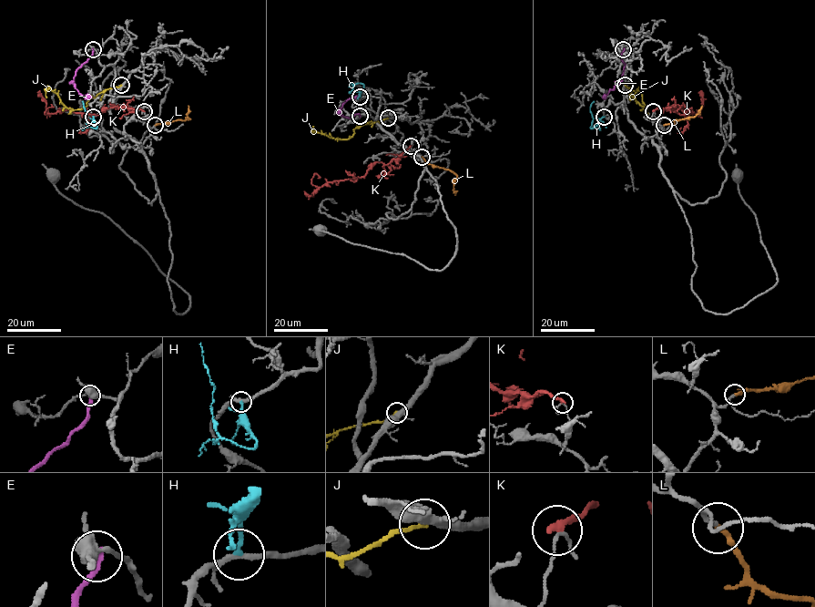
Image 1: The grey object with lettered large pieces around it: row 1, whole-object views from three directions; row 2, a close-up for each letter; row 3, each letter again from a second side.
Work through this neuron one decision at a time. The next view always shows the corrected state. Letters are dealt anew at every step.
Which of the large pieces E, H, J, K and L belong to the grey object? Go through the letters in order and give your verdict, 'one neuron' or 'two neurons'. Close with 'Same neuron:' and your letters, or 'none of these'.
E: two neurons
H: one neuron
J: two neurons
K: two neurons
L: one neuron
Same neuron: H, L

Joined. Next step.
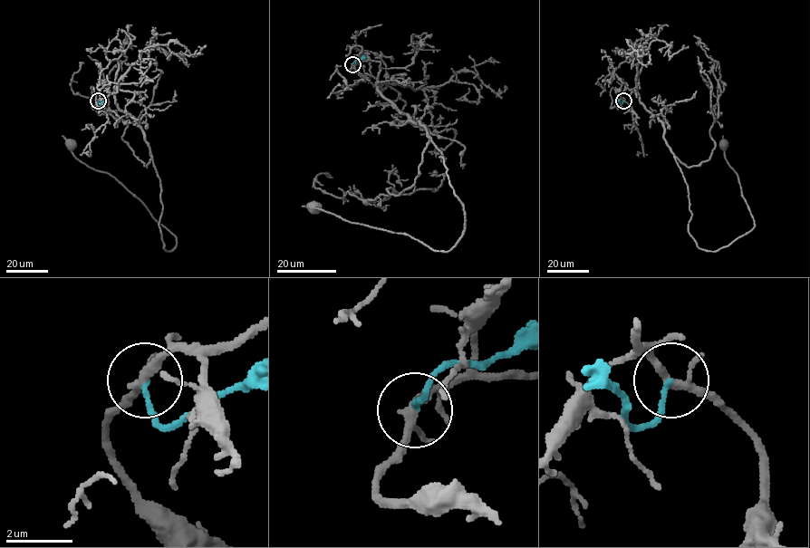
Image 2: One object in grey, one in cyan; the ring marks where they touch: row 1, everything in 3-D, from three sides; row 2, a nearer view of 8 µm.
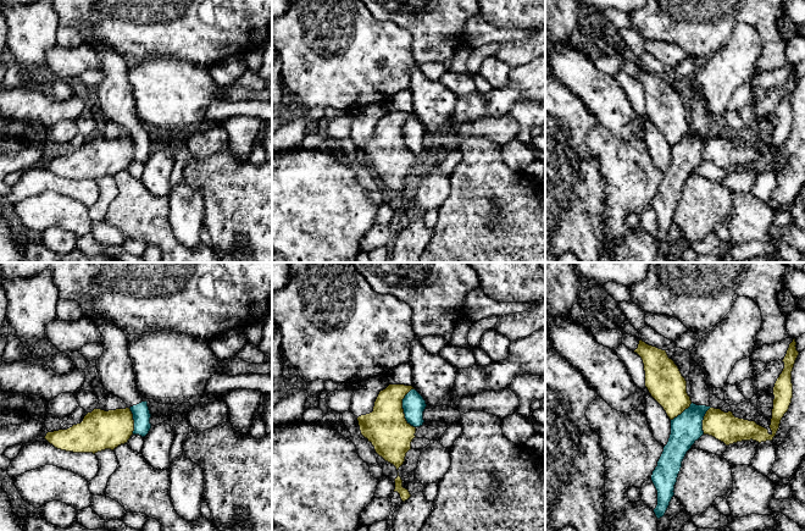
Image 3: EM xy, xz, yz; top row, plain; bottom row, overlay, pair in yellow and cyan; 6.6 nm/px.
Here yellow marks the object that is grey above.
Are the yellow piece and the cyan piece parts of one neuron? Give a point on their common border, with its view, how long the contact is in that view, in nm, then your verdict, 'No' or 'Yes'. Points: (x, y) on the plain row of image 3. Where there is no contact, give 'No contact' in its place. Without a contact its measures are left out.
Touches yellow at xz (401, 134). Shared border 260 nm. No

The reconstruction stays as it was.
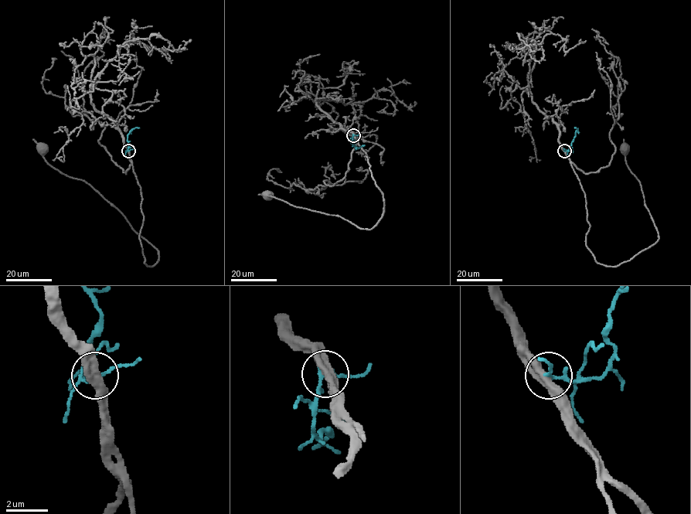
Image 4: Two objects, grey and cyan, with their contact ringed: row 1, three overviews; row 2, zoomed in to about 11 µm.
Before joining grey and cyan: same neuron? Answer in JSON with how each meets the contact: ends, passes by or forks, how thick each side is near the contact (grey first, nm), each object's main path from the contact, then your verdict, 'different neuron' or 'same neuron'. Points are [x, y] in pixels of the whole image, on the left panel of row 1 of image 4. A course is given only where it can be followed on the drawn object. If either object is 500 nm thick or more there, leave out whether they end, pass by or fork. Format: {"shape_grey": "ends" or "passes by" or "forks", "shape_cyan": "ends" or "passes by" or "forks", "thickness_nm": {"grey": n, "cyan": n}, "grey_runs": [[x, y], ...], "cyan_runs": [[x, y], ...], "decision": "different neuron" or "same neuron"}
{"shape_grey": "passes by", "shape_cyan": "passes by", "thickness_nm": {"grey": 480, "cyan": 160}, "grey_runs": [[128, 151], [141, 188], [144, 263], [152, 267], [158, 251], [89, 185], [52, 167], [44, 149]], "cyan_runs": [[128, 151], [127, 134], [136, 127], [139, 127]], "decision": "different neuron"}

